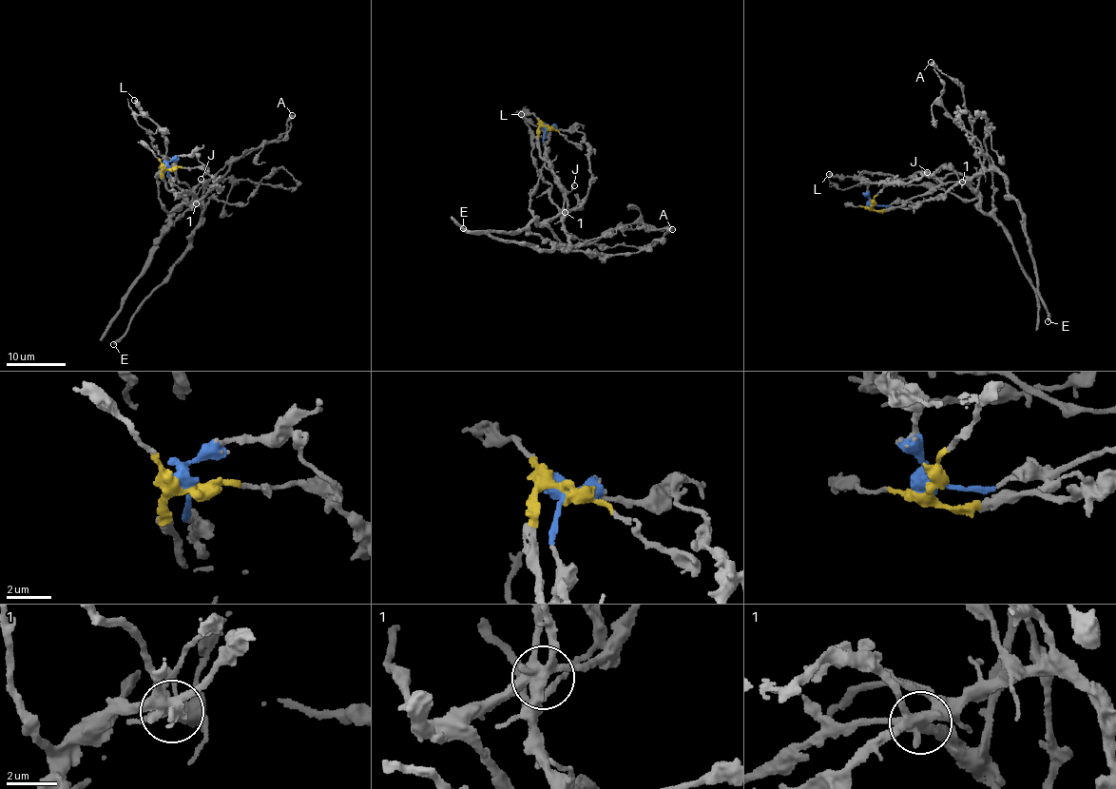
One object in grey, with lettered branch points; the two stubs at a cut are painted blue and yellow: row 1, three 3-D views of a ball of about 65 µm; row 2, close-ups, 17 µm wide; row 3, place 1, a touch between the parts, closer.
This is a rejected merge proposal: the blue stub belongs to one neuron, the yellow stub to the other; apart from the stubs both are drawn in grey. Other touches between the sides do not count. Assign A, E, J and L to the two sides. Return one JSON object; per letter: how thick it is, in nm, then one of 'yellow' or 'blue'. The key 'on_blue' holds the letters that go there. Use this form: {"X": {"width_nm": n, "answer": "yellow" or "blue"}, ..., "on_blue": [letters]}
{"A": {"width_nm": 400, "answer": "yellow"}, "E": {"width_nm": 280, "answer": "yellow"}, "J": {"width_nm": 150, "answer": "blue"}, "L": {"width_nm": 380, "answer": "blue"}, "on_blue": ["J", "L"]}

